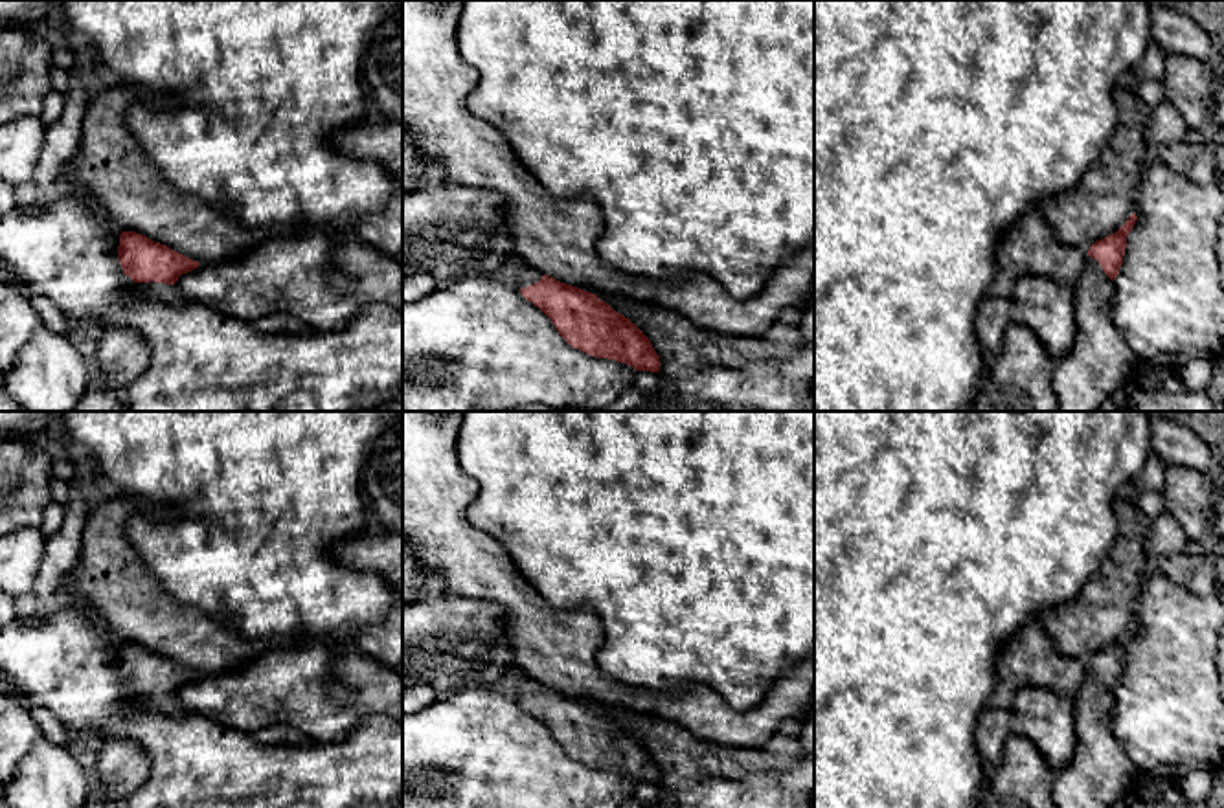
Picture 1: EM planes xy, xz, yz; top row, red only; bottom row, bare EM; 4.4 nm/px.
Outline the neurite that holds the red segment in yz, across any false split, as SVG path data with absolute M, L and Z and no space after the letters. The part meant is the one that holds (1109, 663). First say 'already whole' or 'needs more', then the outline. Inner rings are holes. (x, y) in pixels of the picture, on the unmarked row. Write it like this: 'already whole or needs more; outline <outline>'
needs more; outline M1132 624L1116 645L1095 652L1086 665L1084 683L1073 696L1073 757L1053 782L1057 808L1116 808L1132 797L1139 775L1112 733L1112 713L1114 690L1123 676L1127 648L1136 632L1138 628Z

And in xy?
needs more; outline M121 643L118 670L123 685L136 694L136 703L153 711L173 709L178 689L200 678L136 643Z

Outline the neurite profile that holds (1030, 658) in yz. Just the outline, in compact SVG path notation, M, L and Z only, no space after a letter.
M1038 619L1027 621L1000 650L991 707L1011 709L1020 687L1044 687L1073 700L1086 665L1062 656Z

